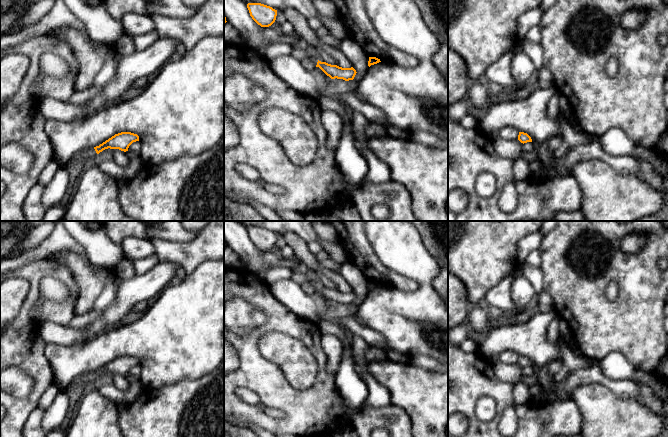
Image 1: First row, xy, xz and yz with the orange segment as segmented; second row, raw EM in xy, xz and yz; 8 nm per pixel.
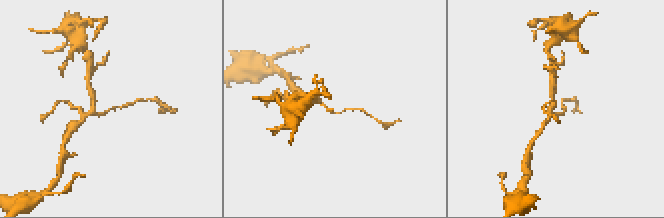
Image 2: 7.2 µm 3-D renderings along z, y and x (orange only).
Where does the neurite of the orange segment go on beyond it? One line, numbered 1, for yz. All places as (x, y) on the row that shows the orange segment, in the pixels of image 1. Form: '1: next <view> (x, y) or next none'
1: next none

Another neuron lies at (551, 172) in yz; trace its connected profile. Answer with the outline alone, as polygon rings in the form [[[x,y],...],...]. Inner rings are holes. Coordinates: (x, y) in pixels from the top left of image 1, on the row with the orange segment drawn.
[[[549,166],[547,169],[545,169],[545,178],[557,178],[560,176],[560,171],[557,167]]]

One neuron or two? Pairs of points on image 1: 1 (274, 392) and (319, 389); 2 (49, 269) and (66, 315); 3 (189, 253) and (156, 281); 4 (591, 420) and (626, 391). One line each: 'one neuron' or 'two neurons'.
1: one neuron
2: one neuron
3: two neurons
4: two neurons

